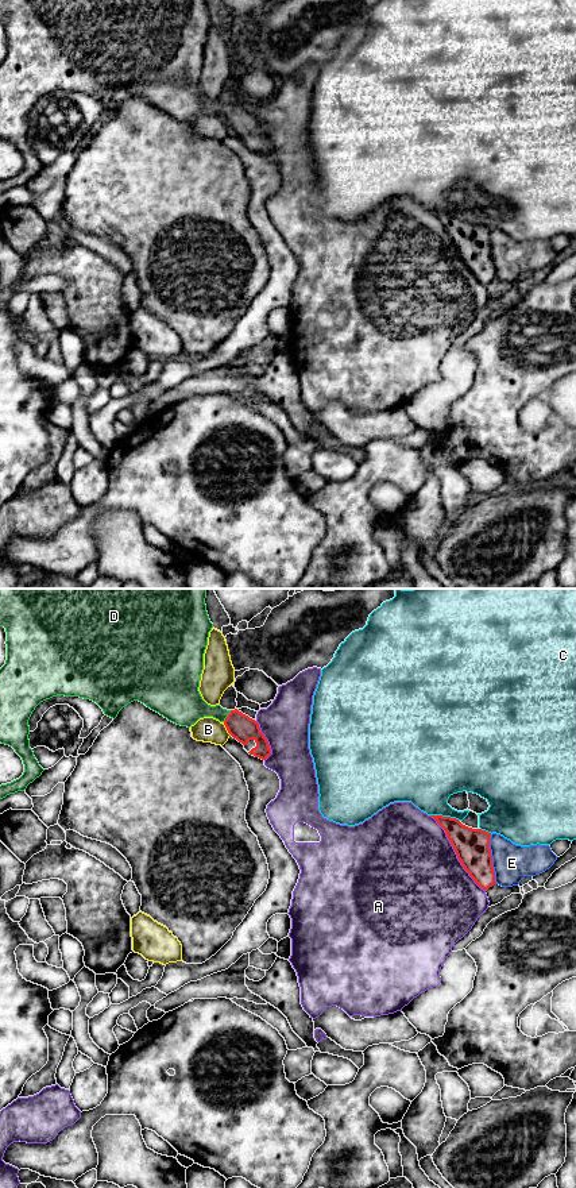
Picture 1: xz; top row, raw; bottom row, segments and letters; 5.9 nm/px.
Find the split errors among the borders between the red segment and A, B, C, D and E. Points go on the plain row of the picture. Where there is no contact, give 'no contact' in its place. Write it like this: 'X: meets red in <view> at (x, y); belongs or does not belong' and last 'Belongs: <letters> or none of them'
A: meets red in xz at (456, 249); does not belong
B: meets red in xz at (227, 124); does not belong
C: meets red in xz at (445, 212); does not belong
D: meets red in xz at (228, 111); belongs
E: meets red in xz at (491, 254); does not belong
Belongs: D

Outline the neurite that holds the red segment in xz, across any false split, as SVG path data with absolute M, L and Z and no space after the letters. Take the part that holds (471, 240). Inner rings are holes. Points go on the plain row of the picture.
M442 211L430 212L445 225L459 256L475 278L483 285L488 285L496 279L490 244L491 228L468 223L456 213Z

